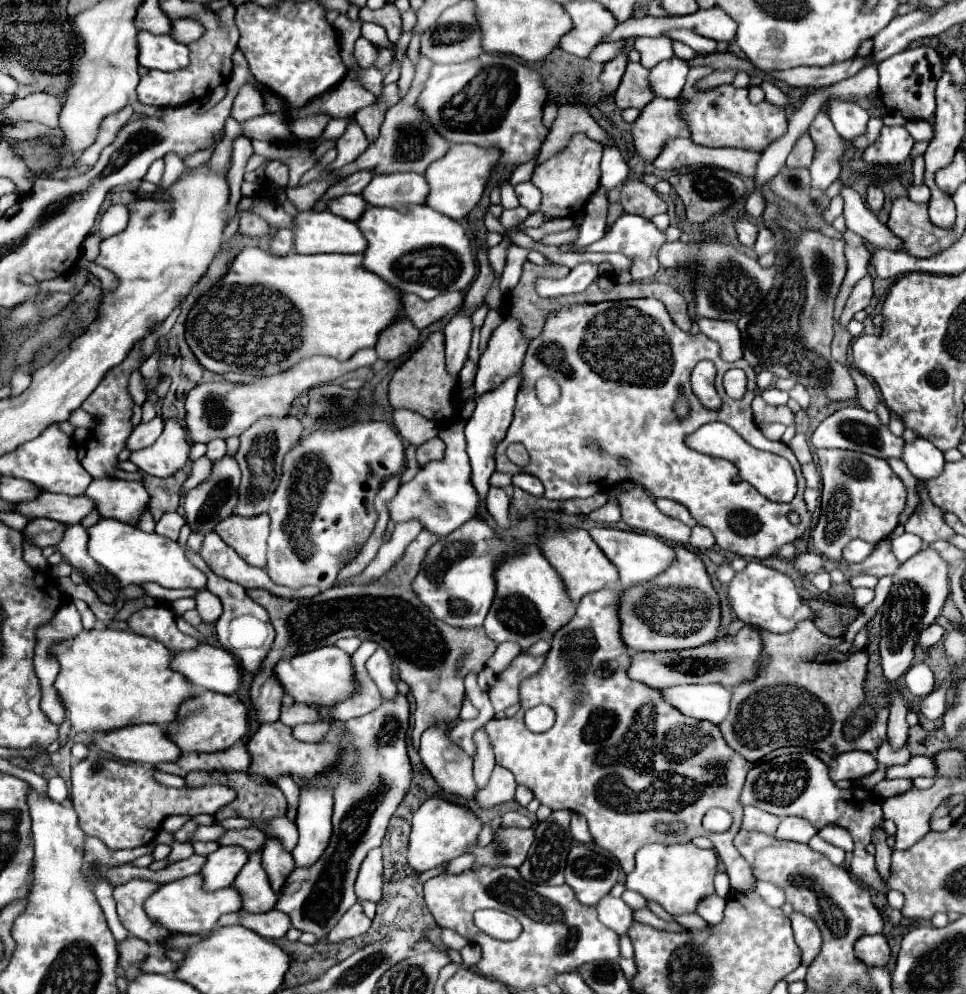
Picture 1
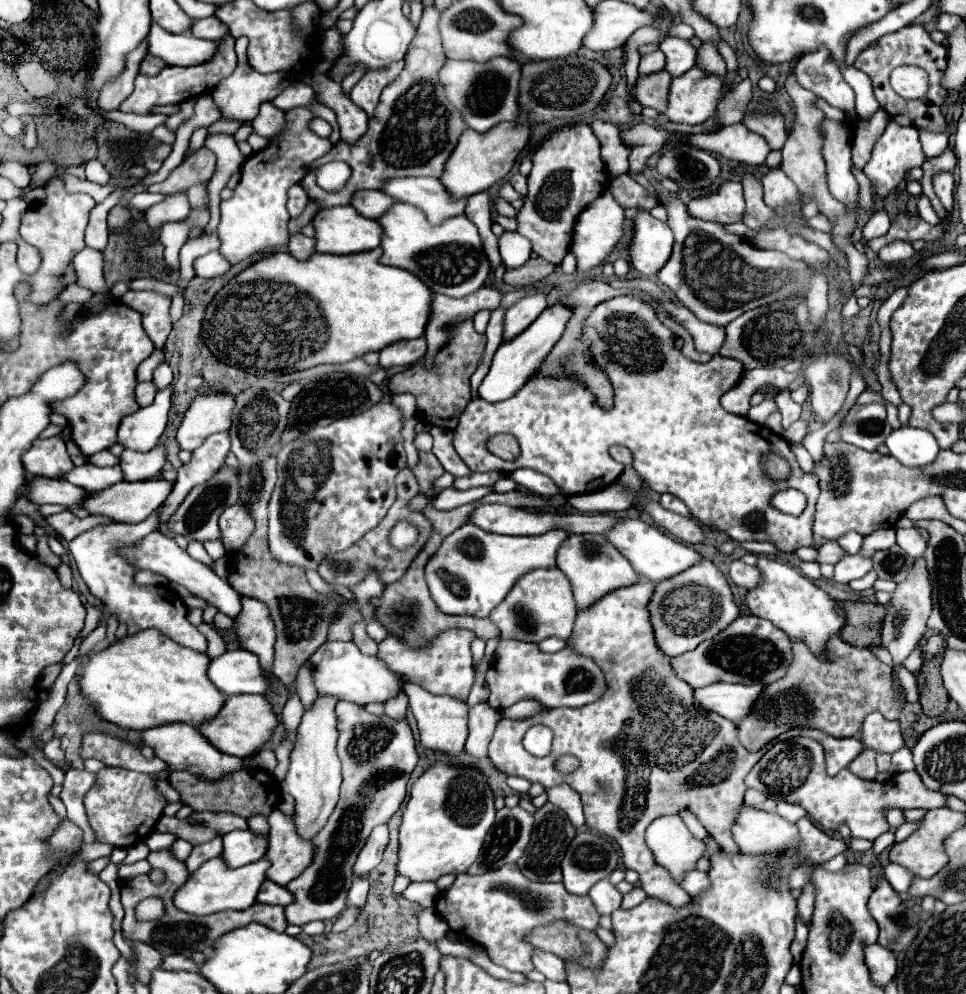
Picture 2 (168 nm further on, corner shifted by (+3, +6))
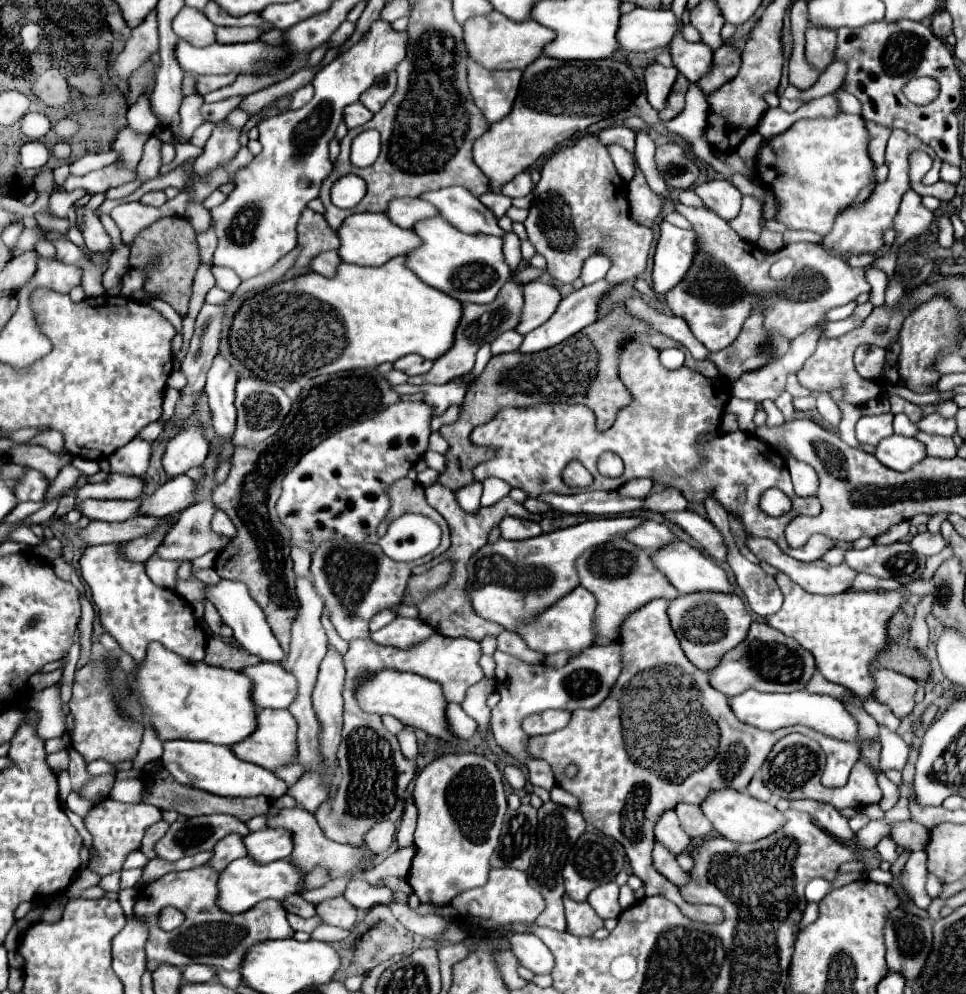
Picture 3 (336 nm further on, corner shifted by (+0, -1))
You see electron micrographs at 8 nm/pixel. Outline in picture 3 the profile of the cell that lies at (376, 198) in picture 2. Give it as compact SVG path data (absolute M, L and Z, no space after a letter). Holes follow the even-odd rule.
M394 199L388 209L388 217L400 227L414 227L418 221L432 219L438 215L438 209L424 199Z

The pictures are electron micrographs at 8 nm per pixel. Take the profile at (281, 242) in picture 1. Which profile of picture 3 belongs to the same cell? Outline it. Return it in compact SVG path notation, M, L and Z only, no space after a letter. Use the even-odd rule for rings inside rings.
M326 251L326 253L320 253L312 261L310 269L316 271L316 273L320 273L320 275L324 275L324 277L334 277L340 263L342 263L342 259L340 259L340 255L336 251Z

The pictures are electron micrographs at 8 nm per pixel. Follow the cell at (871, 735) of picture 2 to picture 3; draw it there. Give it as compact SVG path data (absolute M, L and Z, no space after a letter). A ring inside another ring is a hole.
M780 573L776 581L784 593L784 605L776 615L768 617L766 621L774 629L796 639L802 647L812 651L820 673L828 681L850 689L856 697L864 701L866 711L878 723L896 731L900 719L892 713L888 705L880 703L874 697L876 681L872 677L872 667L876 663L876 657L888 649L888 623L894 617L894 613L898 613L900 607L906 603L906 593L904 591L864 591L864 593L844 591L838 595L812 595L784 573Z

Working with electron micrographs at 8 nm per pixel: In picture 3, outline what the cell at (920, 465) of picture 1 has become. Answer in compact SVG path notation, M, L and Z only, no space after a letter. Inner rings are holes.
M890 435L878 443L874 457L888 469L908 471L926 455L924 445L920 445L916 439L904 435Z

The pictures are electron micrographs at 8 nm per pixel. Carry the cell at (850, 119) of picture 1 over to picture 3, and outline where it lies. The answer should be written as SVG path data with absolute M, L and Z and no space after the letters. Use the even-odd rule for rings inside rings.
M808 23L806 29L806 57L822 73L834 59L836 49L836 31L826 27L816 27Z

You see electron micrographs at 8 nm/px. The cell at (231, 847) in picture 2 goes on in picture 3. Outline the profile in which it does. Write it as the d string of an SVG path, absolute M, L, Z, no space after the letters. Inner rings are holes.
M266 827L262 831L246 835L248 855L258 863L272 863L276 859L290 857L294 849L292 833L282 827Z

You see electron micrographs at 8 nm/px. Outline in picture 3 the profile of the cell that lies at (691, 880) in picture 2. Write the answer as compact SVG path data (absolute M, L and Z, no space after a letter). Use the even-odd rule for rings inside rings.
M654 841L654 849L652 849L652 859L654 859L654 867L666 877L670 879L672 883L676 885L684 885L688 875L686 871L682 871L676 863L676 857L660 843L660 841Z

